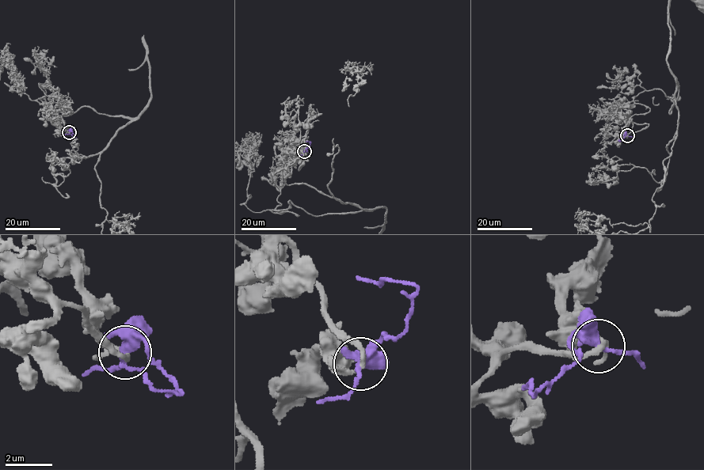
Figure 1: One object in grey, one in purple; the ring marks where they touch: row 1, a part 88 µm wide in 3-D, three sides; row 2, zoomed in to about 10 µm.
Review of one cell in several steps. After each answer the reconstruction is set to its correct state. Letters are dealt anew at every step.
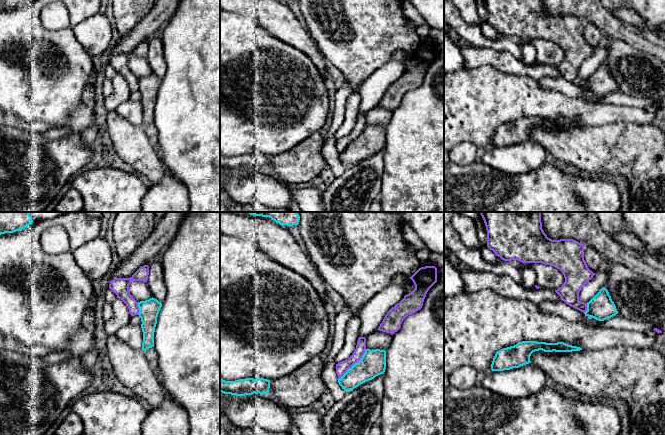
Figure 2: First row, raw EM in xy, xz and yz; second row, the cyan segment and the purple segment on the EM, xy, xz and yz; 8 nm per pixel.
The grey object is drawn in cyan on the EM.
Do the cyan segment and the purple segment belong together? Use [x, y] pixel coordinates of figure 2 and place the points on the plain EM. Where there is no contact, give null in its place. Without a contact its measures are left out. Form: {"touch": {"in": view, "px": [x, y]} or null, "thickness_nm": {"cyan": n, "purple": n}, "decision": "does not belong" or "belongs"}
{"touch": {"in": "xz", "px": [354, 140]}, "thickness_nm": {"cyan": 200, "purple": 100}, "decision": "does not belong"}

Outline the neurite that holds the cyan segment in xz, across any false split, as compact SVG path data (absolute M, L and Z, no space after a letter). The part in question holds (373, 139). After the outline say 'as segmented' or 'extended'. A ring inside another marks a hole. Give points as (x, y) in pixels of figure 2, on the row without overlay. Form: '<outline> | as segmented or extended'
M366 125L362 134L338 155L339 161L346 168L384 150L386 145L386 127Z | as segmented

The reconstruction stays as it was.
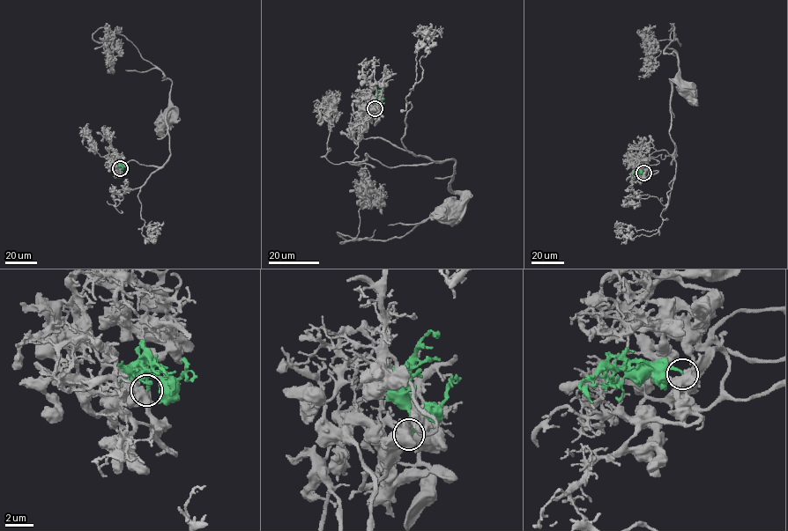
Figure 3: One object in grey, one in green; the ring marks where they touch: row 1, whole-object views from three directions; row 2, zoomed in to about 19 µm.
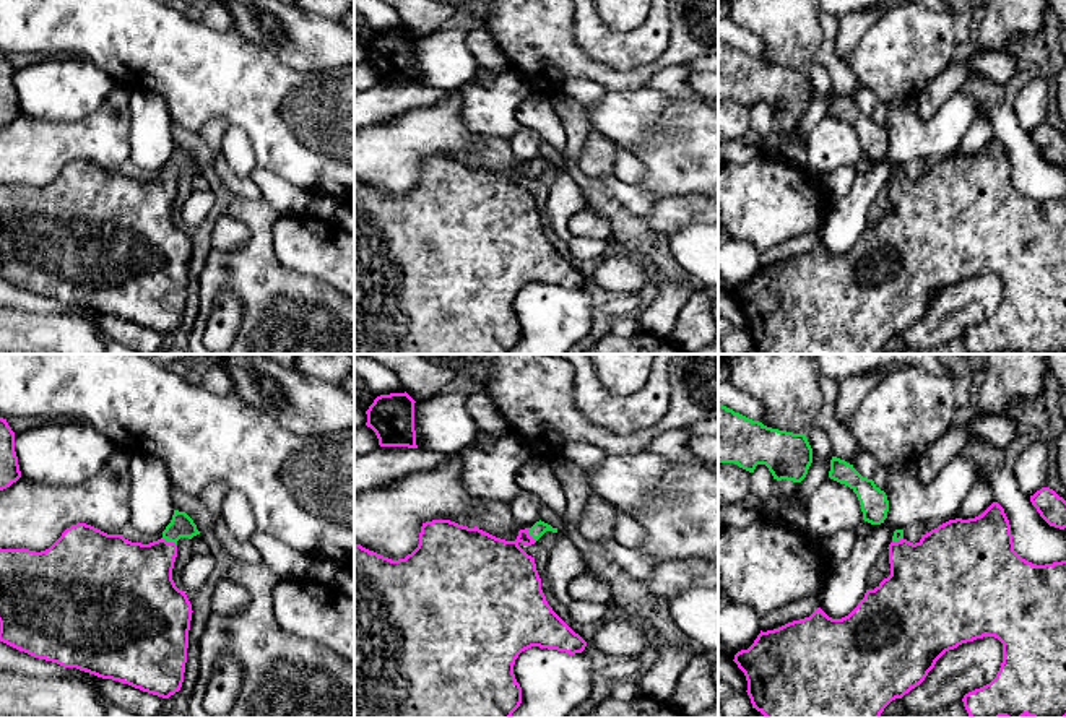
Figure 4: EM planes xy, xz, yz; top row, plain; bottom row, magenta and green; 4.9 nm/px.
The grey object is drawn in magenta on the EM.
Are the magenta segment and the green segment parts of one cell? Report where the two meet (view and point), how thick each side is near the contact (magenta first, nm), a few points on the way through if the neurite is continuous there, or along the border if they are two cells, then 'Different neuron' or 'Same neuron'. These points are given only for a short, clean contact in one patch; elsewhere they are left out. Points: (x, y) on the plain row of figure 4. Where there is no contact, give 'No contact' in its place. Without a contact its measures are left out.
Touches magenta at xy (169, 179). Thickness 360 nm (magenta) against 120 nm. Path across: xy (135, 216), (169, 179), (181, 161). Same neuron

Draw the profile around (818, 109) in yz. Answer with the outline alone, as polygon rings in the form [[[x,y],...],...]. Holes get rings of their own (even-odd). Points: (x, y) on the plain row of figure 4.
[[[811,63],[806,68],[806,75],[812,84],[812,99],[806,114],[800,119],[798,128],[793,132],[793,138],[806,141],[814,127],[829,115],[830,96],[834,93],[830,76],[819,63]]]

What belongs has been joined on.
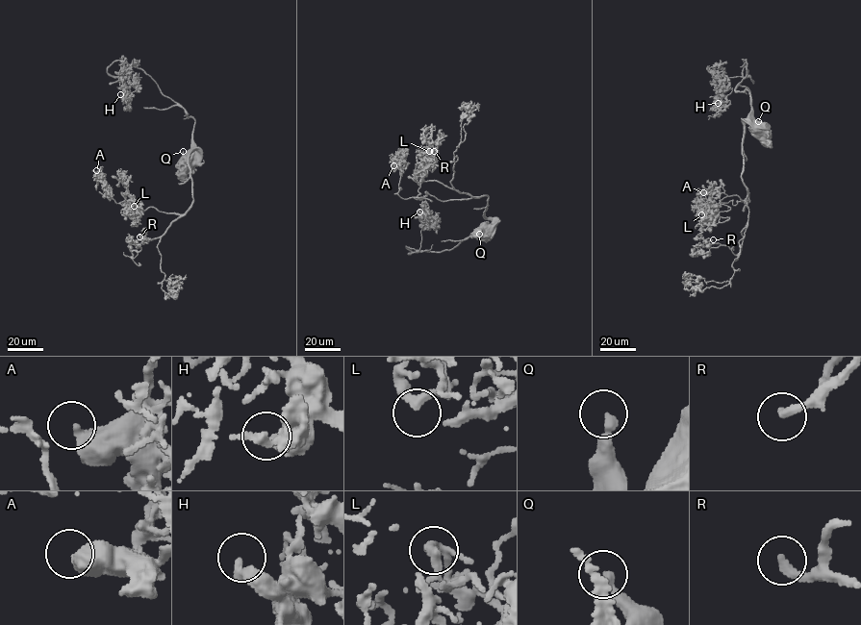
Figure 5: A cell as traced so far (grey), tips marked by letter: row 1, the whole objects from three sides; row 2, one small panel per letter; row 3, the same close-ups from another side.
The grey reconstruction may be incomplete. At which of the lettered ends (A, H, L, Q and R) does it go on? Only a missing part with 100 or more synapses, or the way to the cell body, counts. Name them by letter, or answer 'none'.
R

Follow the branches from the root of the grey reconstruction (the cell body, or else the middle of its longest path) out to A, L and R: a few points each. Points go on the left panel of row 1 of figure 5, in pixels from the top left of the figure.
A: (192, 159), (195, 149), (192, 204), (182, 214), (133, 213), (103, 196), (107, 184), (96, 170)
L: (192, 159), (184, 213), (133, 213), (121, 192), (134, 206)
R: (192, 159), (195, 149), (189, 157), (192, 204), (161, 236), (134, 241), (133, 258), (139, 237)

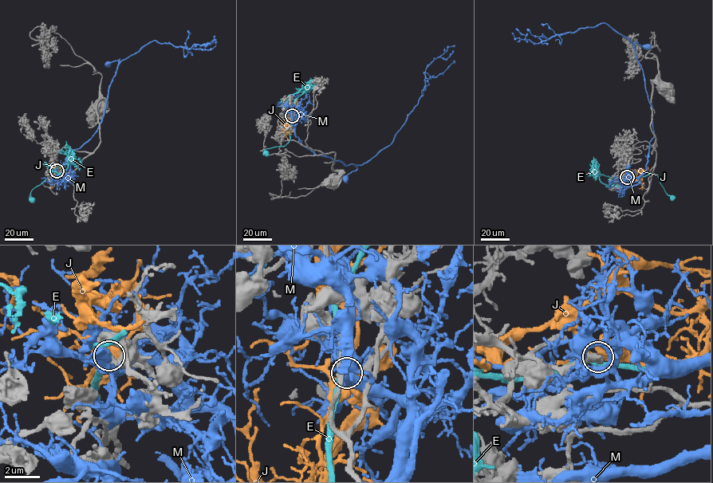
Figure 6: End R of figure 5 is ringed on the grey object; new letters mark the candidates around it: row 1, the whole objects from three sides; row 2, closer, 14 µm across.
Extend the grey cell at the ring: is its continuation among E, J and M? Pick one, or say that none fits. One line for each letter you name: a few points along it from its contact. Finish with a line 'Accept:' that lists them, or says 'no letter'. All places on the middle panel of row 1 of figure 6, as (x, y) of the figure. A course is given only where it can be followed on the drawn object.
Accept: no letter

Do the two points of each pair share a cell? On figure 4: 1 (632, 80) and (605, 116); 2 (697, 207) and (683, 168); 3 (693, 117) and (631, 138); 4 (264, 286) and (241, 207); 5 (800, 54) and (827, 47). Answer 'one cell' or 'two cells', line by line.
1: two cells
2: two cells
3: two cells
4: one cell
5: two cells

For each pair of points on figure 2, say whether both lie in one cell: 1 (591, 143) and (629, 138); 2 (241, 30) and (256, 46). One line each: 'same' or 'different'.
1: same
2: same

